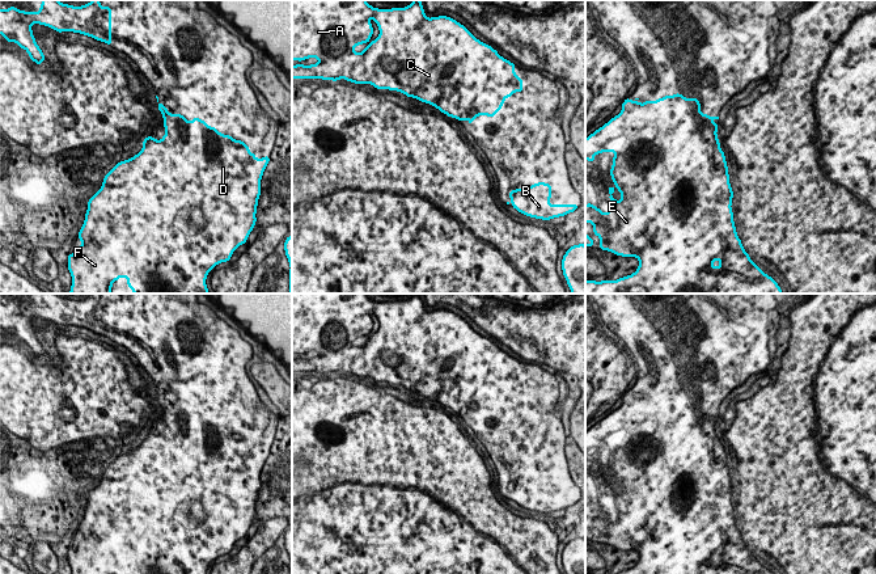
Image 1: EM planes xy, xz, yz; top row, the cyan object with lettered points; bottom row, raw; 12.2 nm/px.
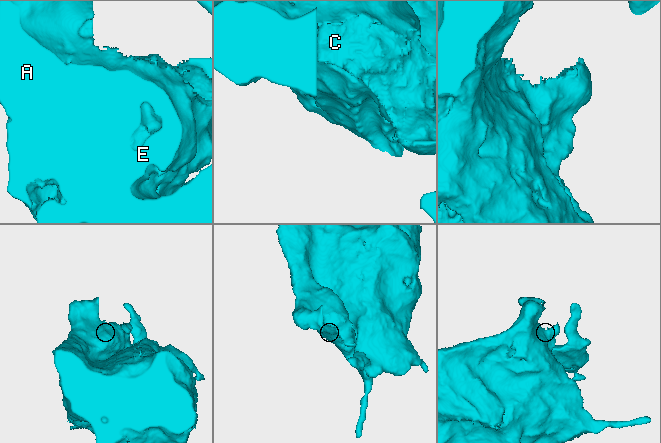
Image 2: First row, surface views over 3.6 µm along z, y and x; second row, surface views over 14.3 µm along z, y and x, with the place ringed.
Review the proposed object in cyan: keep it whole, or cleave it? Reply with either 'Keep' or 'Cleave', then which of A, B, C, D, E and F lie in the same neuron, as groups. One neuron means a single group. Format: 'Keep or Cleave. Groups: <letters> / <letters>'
Keep. Groups: A B C D E F

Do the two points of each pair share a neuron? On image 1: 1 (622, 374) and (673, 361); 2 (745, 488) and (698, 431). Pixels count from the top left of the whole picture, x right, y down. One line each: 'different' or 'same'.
1: different
2: different

